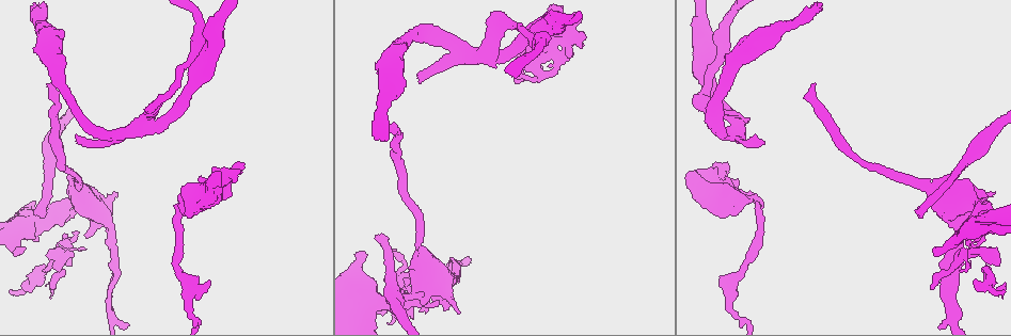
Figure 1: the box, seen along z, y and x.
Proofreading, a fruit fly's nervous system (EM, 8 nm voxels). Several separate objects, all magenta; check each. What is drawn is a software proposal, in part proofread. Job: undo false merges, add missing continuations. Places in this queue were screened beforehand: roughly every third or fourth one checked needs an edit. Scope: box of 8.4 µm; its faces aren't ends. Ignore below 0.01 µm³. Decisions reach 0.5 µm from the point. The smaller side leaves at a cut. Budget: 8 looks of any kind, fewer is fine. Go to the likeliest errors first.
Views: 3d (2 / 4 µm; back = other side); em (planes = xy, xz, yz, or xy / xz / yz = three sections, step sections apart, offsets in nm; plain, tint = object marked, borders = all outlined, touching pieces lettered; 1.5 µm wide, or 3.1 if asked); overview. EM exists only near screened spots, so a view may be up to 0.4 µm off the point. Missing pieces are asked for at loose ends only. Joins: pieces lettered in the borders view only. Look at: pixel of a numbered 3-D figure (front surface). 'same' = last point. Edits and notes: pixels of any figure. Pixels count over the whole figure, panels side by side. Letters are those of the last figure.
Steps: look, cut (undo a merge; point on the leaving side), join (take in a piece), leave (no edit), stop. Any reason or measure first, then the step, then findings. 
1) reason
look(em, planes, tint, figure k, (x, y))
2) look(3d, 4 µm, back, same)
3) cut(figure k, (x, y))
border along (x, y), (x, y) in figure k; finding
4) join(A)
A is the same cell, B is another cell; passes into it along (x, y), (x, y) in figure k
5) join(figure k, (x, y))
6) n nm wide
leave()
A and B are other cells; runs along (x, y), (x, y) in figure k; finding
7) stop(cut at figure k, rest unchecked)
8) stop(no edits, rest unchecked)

an open end
look(3d, 2 µm, back, figure 1, (176, 70))

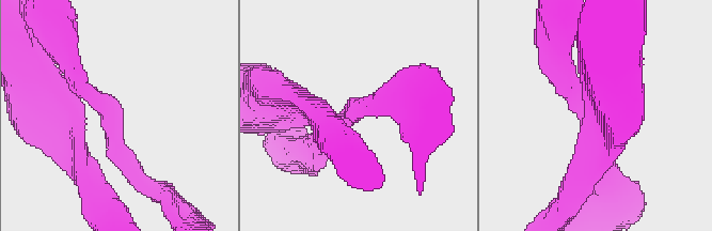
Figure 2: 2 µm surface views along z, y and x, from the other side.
arms of 240, 280 nm
look(em, xz, step 4, borders, figure 2, (117, 106))

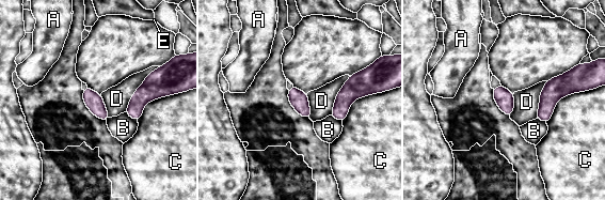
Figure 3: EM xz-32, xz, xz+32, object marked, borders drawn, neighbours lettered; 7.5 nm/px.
look(em, planes, borders, same)

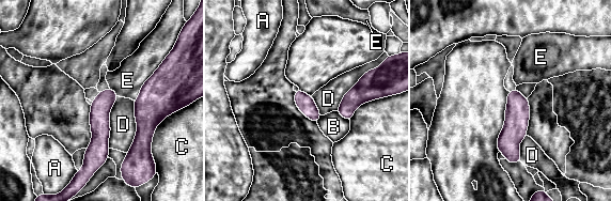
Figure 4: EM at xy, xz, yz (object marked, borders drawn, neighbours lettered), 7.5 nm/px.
leave()
A, B, C, D and E are other cells; none of them fits

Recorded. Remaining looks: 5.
look(em, xy, step 4, tint, figure 1, (762, 144))

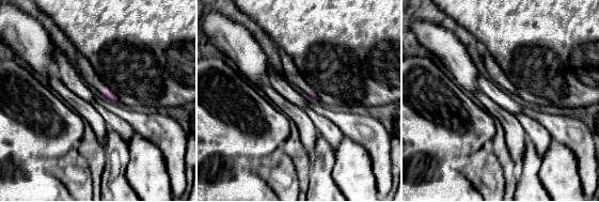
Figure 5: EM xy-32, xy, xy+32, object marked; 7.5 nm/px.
look(em, xz, step 4, borders, same)

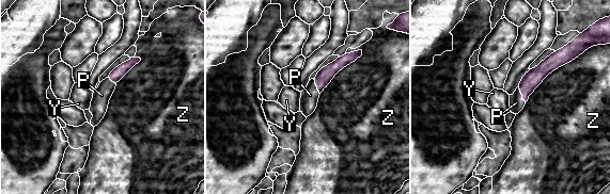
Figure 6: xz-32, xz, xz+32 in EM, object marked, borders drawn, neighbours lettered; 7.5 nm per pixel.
join(P)
P is the same cell, Y and Z are other cells; passes into it along (324, 77), (316, 86), (310, 95) in figure 6; it goes on there

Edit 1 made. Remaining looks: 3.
a narrow waist
look(em, planes, plain, figure 1, (524, 75))

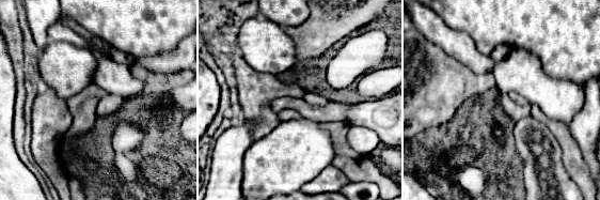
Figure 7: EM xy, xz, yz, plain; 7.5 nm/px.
look(em, planes, borders, same)

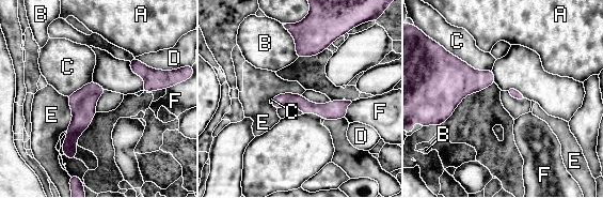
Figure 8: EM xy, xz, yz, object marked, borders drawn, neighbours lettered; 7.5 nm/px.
leave()
A, B, C, D, E and F are other cells; runs along (93, 85), (73, 134), (73, 155) in figure 8; all the same neuron

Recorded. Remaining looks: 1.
stop(join at figure 6, rest unchecked)

